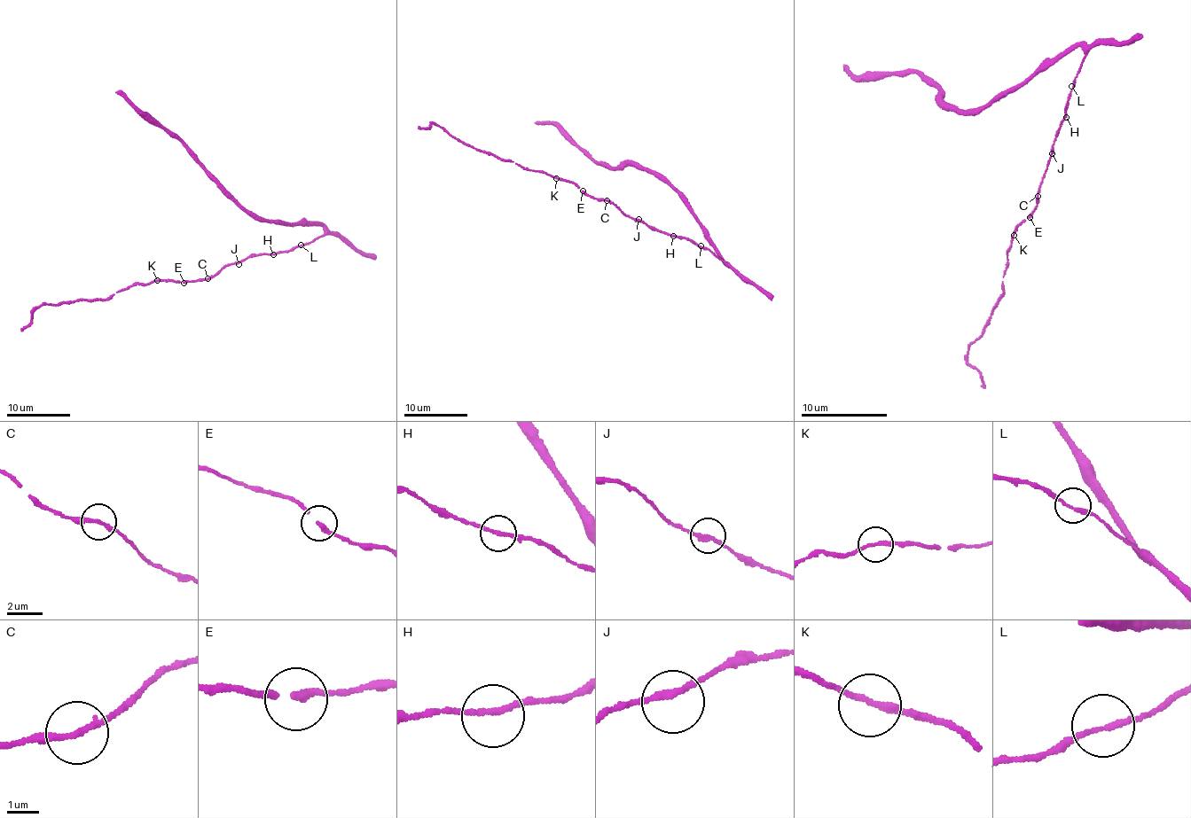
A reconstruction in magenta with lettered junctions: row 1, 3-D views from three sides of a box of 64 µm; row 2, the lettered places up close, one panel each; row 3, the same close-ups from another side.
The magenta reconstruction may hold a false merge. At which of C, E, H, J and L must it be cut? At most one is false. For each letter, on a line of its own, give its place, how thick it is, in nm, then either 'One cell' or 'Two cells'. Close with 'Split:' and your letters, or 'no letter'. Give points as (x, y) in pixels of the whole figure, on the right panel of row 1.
C: Place: (1038, 196). Thickness 200 nm. One cell
E: Place: (1030, 217). Thickness 190 nm. One cell
H: Place: (1066, 117). Thickness 180 nm. One cell
J: Place: (1052, 153). Thickness 190 nm. One cell
L: Place: (1071, 86). Thickness 160 nm. One cell
Split: no letter

